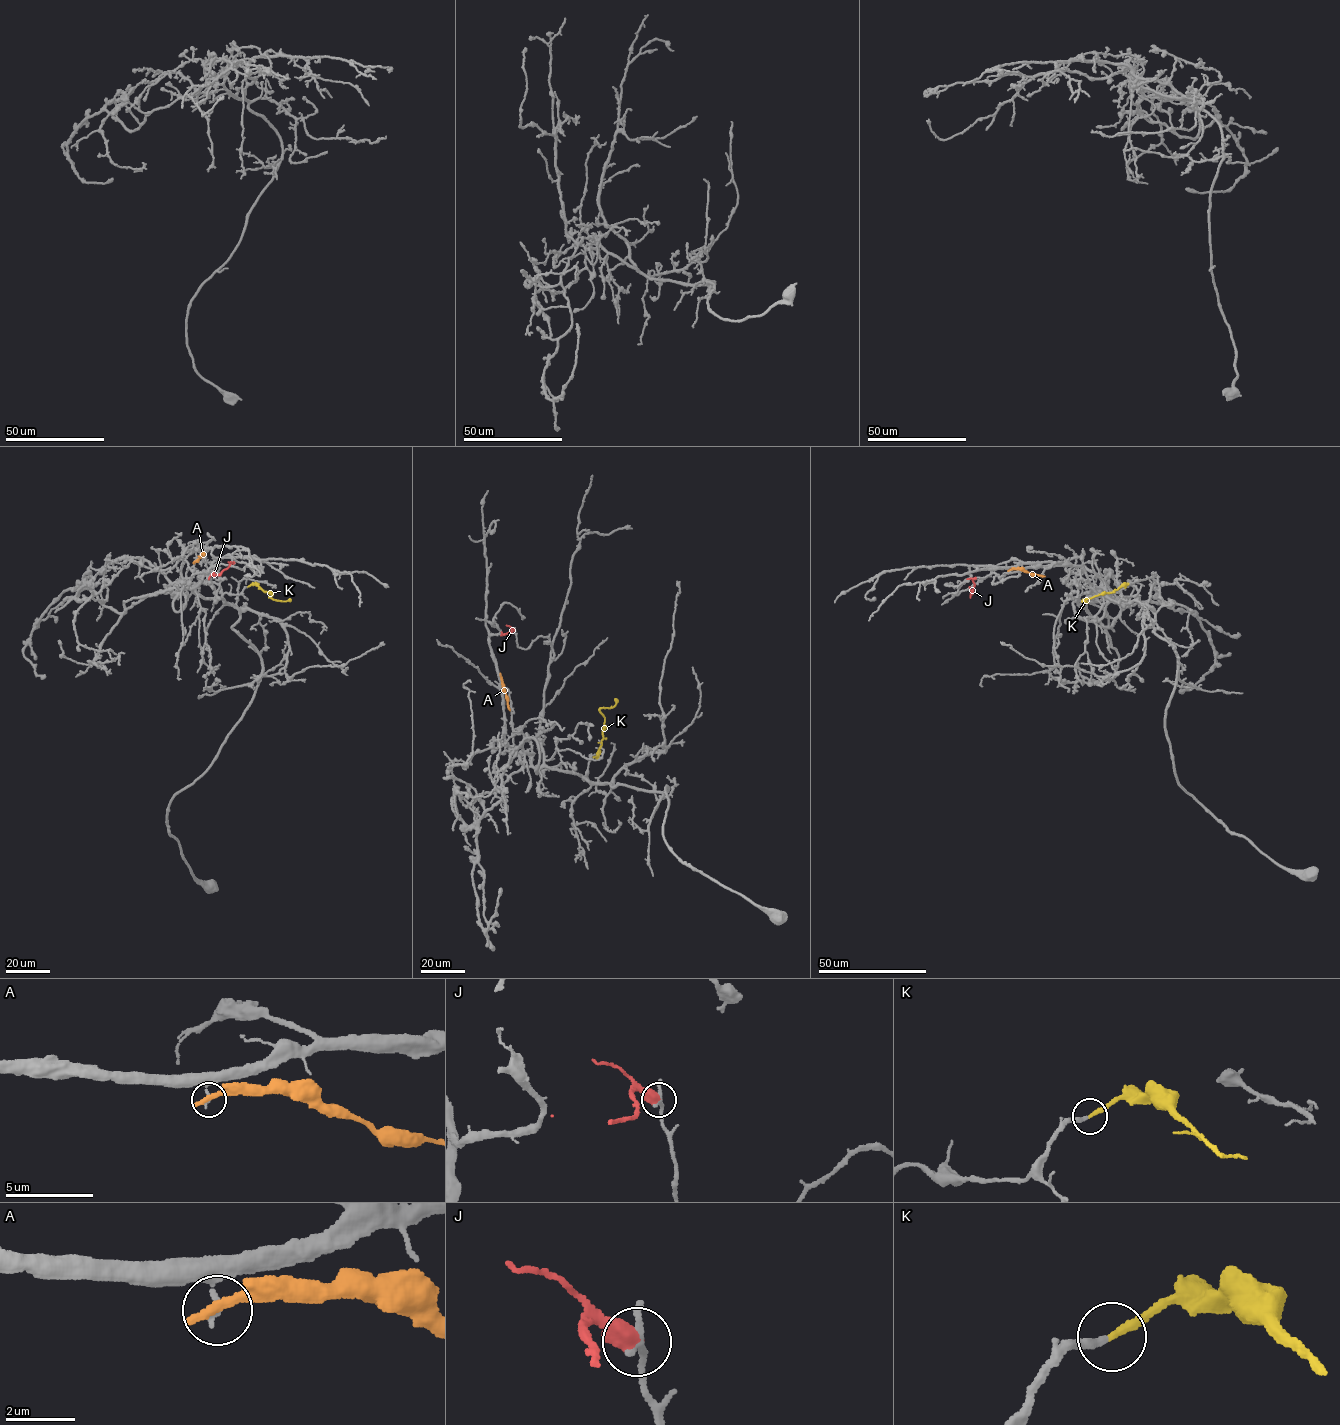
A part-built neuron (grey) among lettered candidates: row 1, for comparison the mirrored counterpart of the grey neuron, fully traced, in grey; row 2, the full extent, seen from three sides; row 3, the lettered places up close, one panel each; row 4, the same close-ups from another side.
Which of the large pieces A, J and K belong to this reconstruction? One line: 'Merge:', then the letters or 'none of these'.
Merge: K

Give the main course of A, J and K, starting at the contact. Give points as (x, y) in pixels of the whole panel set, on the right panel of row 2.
A: (1010, 570), (1045, 576)
J: (975, 578), (970, 597)
K: (1125, 587), (1126, 585), (1120, 585), (1111, 592), (1083, 600), (1088, 602), (1081, 601)

